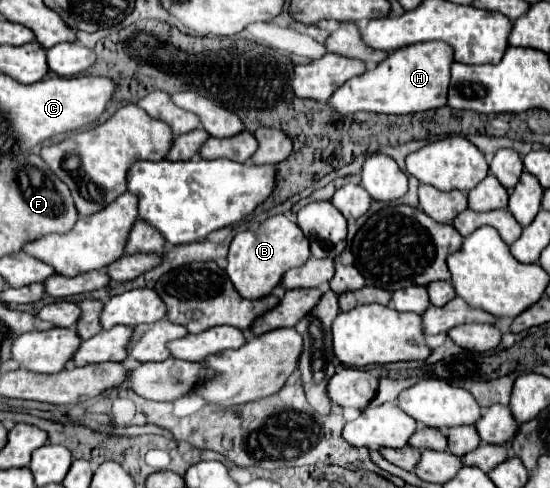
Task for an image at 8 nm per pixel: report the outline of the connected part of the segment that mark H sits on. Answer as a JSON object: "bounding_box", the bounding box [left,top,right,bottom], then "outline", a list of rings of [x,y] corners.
{"bounding_box":[327,42,453,114],"outline":[[[421,42],[391,52],[375,68],[347,80],[327,100],[327,106],[339,114],[381,112],[381,114],[411,114],[447,104],[447,82],[453,50],[445,42]]]}

